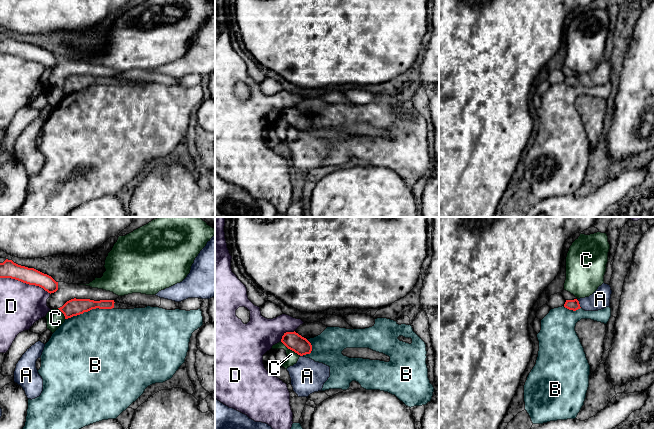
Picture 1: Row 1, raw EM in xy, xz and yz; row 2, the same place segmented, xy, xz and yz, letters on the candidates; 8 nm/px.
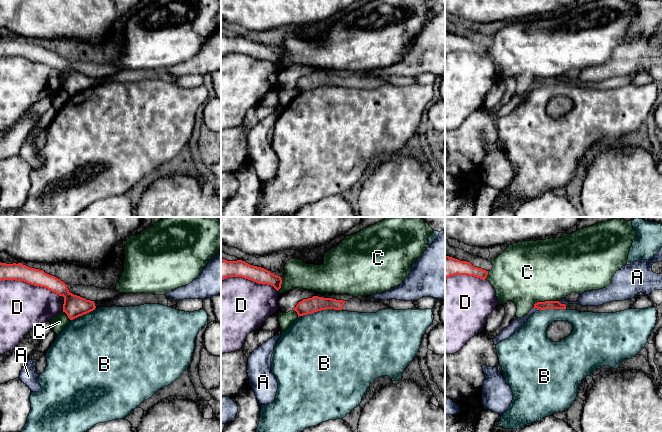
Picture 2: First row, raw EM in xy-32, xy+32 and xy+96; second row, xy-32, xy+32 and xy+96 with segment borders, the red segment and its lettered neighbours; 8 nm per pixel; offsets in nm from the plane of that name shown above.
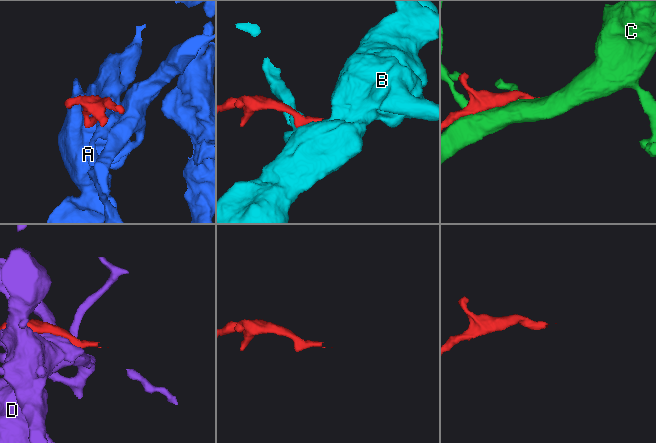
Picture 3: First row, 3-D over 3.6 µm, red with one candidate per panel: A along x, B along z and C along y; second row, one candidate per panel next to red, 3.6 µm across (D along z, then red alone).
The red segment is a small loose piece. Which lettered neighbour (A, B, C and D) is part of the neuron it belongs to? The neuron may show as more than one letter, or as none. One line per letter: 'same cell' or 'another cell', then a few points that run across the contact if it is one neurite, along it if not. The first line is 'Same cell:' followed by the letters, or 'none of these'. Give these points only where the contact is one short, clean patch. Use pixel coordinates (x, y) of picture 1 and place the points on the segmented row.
Same cell: none of these
A: another cell; line yz (577, 300), (581, 307)
B: another cell
C: another cell
D: another cell

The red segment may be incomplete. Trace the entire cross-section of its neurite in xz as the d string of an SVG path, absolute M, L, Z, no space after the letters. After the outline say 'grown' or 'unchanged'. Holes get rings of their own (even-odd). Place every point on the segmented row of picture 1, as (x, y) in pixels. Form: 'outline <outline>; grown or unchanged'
outline M286 332L282 336L281 342L290 350L294 351L300 356L310 354L312 351L311 343L298 333Z; unchanged

